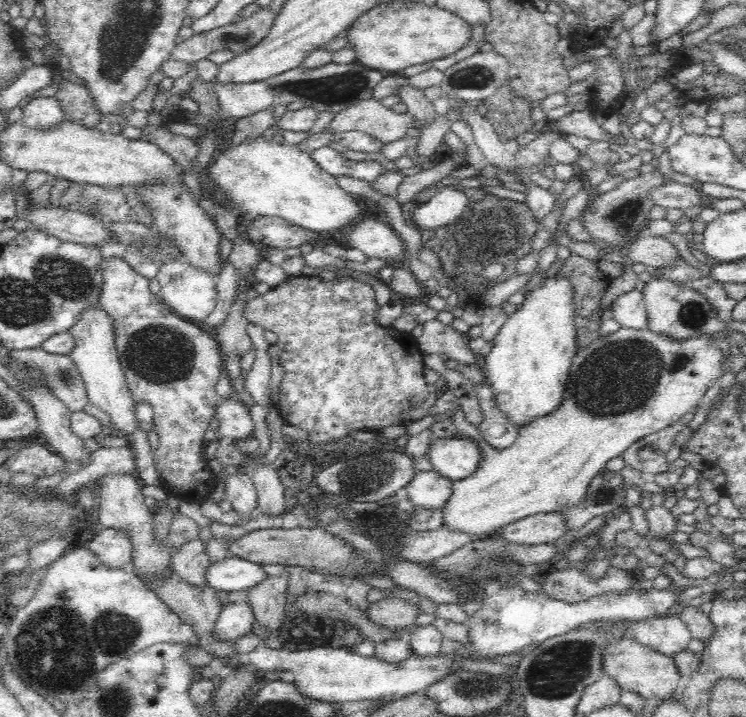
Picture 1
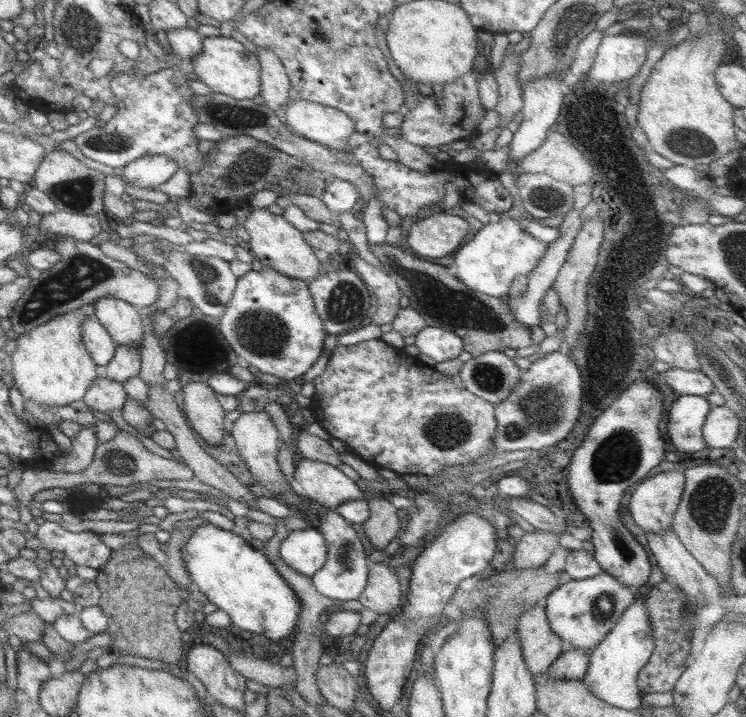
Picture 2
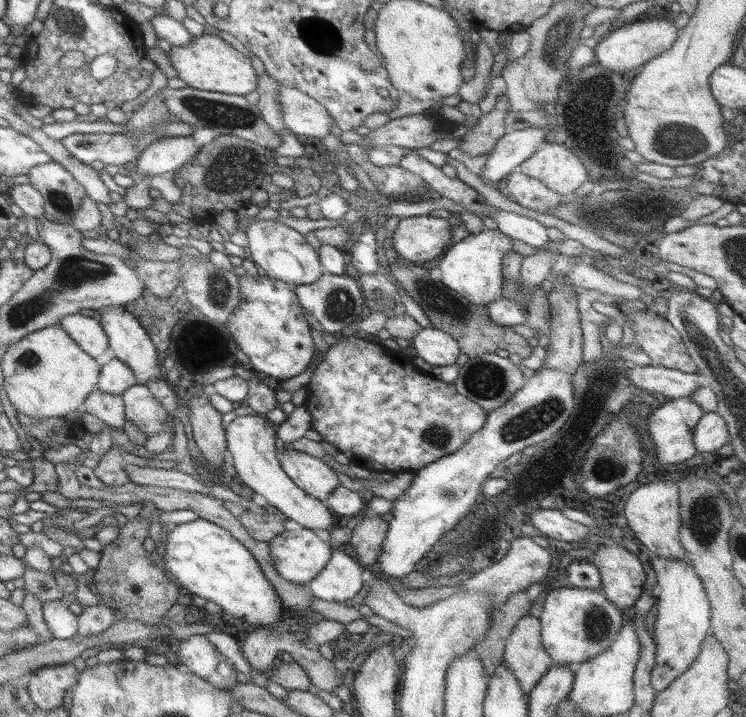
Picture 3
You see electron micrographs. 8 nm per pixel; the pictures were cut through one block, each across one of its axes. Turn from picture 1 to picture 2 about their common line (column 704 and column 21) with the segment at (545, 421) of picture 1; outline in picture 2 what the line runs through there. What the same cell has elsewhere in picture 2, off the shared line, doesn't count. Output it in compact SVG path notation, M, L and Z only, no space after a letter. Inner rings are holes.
M81 310L59 314L17 338L18 347L11 353L12 379L25 401L53 407L83 400L88 387L101 375L83 345L81 324L86 317Z

